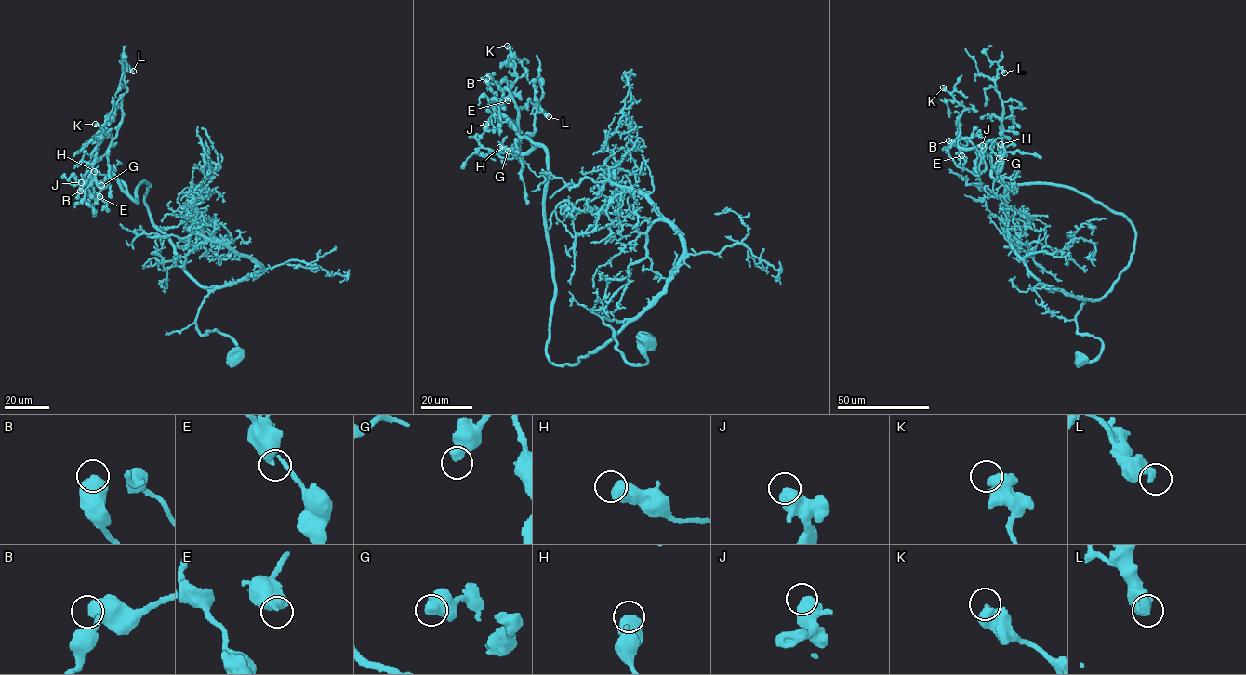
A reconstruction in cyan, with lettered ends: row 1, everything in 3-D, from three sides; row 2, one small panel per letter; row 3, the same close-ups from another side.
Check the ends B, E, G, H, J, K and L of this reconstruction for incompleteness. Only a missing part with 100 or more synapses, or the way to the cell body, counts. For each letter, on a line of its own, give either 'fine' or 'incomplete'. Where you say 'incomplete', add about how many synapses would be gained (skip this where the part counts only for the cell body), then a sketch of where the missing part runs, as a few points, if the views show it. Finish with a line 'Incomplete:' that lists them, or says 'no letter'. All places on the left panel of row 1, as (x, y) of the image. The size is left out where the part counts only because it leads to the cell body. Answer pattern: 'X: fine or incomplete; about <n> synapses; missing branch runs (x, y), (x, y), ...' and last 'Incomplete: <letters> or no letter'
B: fine
E: fine
G: fine
H: fine
J: fine
K: fine
L: fine
Incomplete: no letter

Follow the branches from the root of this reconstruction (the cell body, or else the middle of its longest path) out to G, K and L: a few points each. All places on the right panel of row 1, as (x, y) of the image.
G: (1081, 361), (1102, 343), (1078, 333), (1076, 314), (1128, 264), (1134, 229), (1073, 189), (998, 181), (999, 158)
K: (1081, 361), (1102, 343), (1076, 314), (1132, 224), (998, 181), (943, 87)
L: (1081, 361), (1102, 343), (1078, 333), (1076, 314), (1128, 264), (1135, 231), (1073, 189), (994, 178), (1004, 72)

